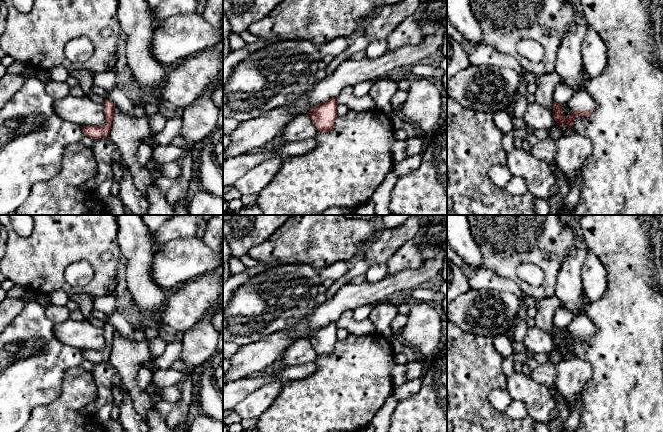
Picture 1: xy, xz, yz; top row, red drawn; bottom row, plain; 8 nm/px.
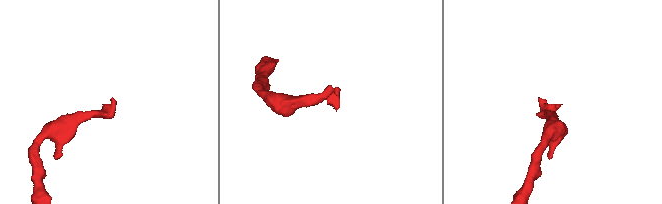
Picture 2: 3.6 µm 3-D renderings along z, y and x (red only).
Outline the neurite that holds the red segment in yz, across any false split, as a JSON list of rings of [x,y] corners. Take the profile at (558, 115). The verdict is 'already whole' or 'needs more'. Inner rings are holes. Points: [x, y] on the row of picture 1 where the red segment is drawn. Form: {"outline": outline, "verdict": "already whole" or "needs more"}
{"outline": [[[578,90],[574,93],[572,98],[567,103],[569,108],[573,111],[569,116],[565,117],[562,112],[561,104],[553,101],[553,117],[558,123],[559,127],[562,127],[563,123],[566,123],[570,131],[574,120],[577,116],[585,118],[592,114],[596,109],[596,102],[593,97],[585,90]]], "verdict": "needs more"}

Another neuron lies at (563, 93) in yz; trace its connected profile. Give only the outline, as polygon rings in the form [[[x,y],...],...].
[[[561,83],[554,91],[553,101],[561,105],[567,104],[575,92],[571,86]]]

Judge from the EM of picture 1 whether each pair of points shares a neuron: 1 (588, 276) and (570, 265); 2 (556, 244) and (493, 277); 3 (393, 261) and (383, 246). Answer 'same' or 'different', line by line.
1: different
2: different
3: different

